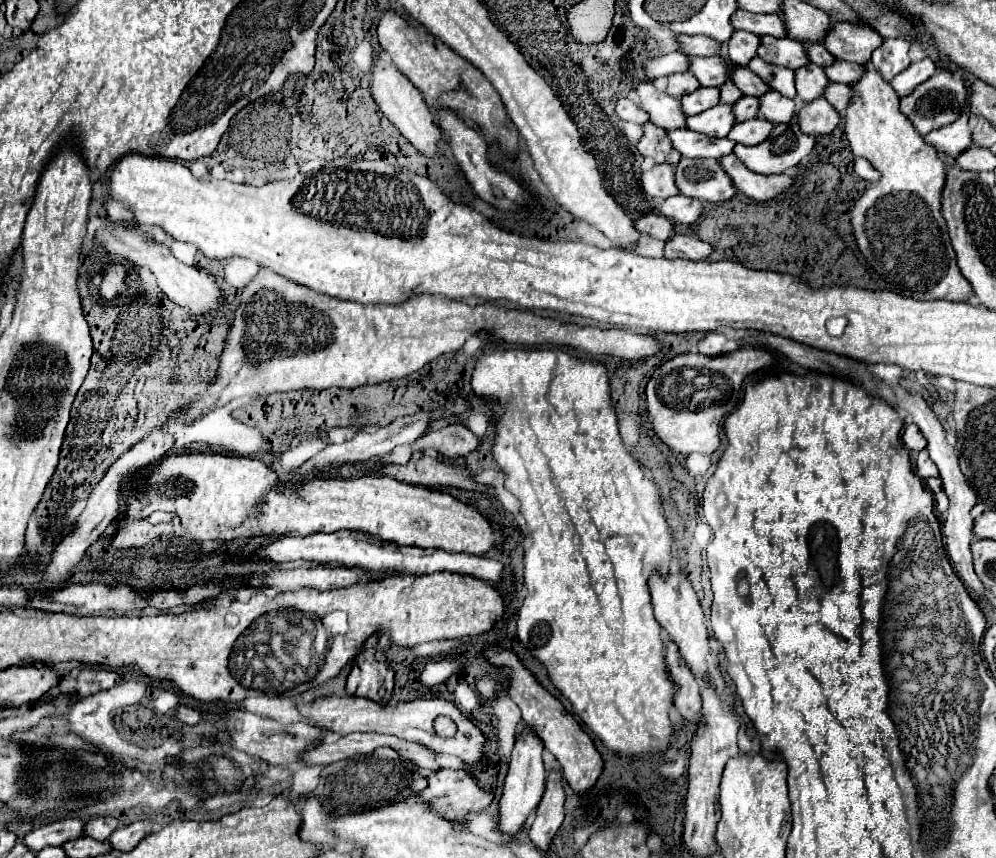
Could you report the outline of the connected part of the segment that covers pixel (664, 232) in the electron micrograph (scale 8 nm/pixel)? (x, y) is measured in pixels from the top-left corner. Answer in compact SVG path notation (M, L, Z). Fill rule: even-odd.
M658 213L642 215L640 219L634 221L634 225L636 225L636 231L646 233L656 239L662 239L662 241L666 241L674 233L674 225L670 223L670 219L664 215L658 215Z

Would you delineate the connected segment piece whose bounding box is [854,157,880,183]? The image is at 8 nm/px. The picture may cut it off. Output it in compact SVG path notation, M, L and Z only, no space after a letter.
M858 157L856 161L854 161L854 171L862 177L862 179L866 179L866 181L880 181L880 173L866 161L866 159L862 159L862 157Z

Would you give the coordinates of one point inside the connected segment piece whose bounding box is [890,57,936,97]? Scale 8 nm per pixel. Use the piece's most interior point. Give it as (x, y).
(916, 73)

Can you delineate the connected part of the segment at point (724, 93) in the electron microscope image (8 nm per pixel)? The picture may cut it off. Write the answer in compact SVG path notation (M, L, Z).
M732 81L724 83L724 87L720 87L720 103L734 103L740 97L742 97L742 93L734 87Z

